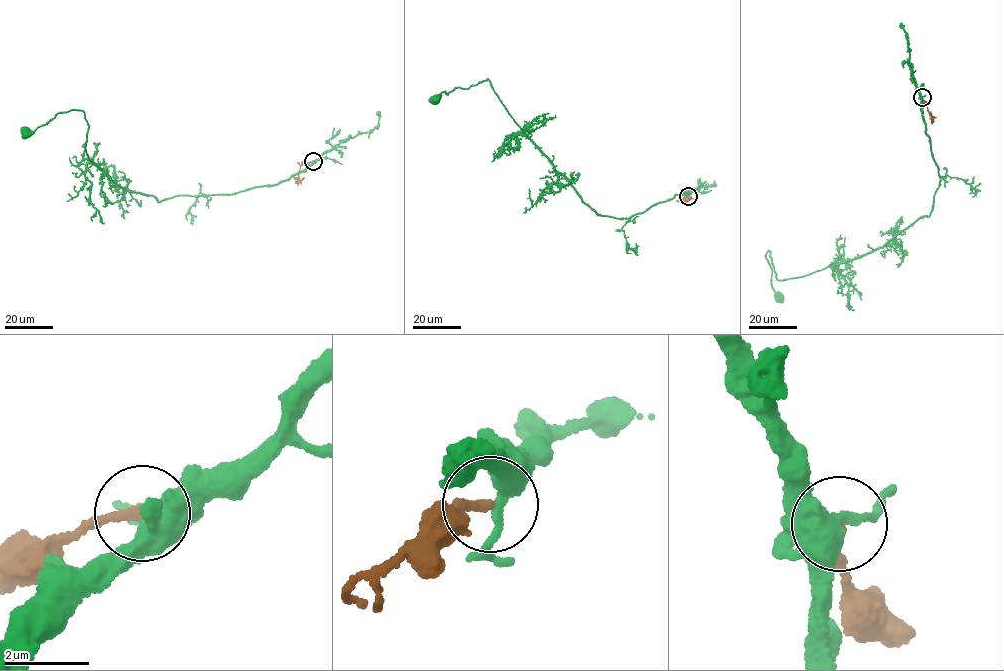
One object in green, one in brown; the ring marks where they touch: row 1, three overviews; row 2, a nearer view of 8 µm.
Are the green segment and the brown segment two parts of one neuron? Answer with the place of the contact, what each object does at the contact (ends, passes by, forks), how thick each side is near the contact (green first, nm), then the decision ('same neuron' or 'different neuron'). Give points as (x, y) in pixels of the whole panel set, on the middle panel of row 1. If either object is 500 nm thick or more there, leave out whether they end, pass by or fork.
at (688, 196); green passes by; brown ends there; 360 nm thick on the green side, 200 nm on the other; different neuron

